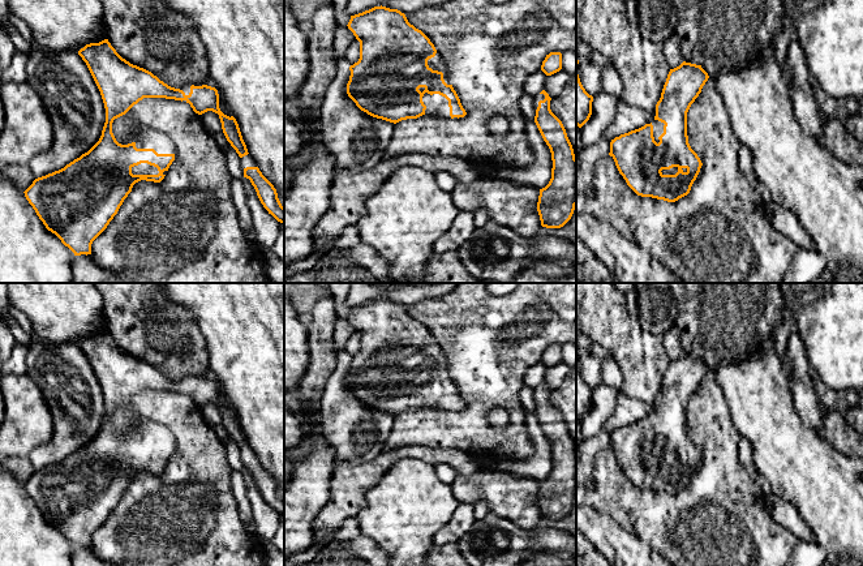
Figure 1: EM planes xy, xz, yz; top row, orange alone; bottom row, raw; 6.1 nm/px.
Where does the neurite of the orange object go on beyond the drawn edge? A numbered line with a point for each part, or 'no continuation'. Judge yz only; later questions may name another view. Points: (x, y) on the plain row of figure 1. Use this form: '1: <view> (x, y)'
1: yz (657, 417)

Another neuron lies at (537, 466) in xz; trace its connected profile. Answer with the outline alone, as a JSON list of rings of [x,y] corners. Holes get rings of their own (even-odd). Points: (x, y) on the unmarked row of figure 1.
[[[525,413],[525,426],[533,443],[533,454],[520,460],[501,458],[491,464],[499,471],[515,472],[542,481],[551,471],[551,445],[534,413]]]

